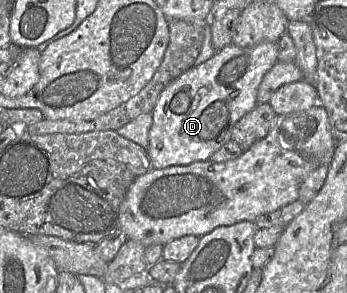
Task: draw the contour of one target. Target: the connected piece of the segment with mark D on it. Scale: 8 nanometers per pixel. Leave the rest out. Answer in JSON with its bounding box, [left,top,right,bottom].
[148,42,277,169]

